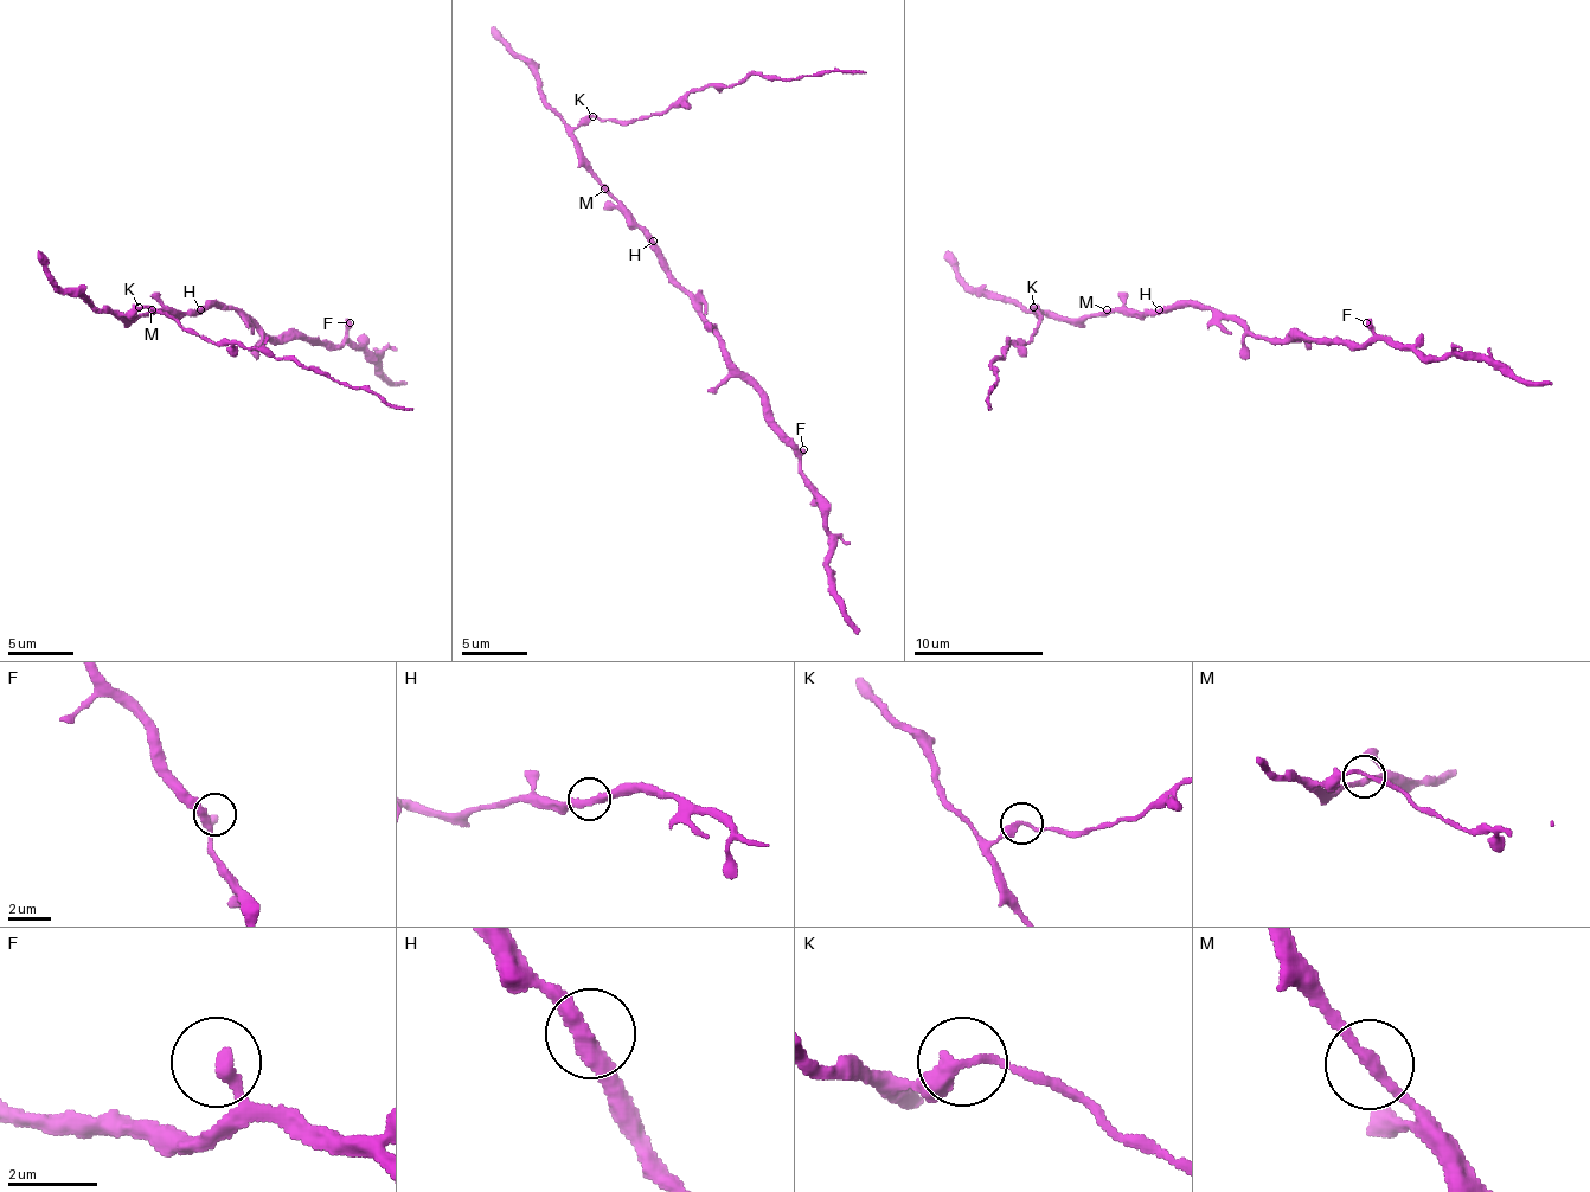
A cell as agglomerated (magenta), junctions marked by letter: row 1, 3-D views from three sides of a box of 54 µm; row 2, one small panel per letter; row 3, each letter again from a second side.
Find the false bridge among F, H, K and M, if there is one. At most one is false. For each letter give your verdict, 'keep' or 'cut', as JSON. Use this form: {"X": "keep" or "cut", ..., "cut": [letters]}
{"F": "keep", "H": "keep", "K": "cut", "M": "keep", "cut": ["K"]}

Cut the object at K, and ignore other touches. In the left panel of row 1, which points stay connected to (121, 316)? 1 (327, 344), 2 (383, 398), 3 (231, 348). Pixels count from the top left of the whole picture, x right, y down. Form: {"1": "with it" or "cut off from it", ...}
{"1": "with it", "2": "cut off from it", "3": "cut off from it"}

